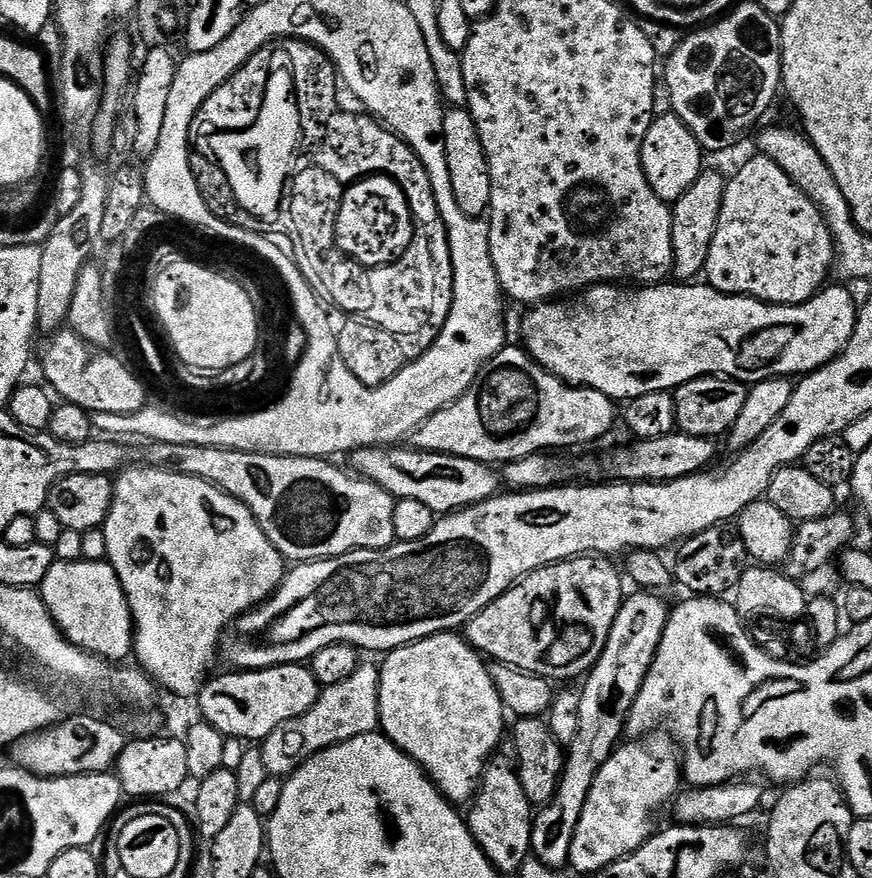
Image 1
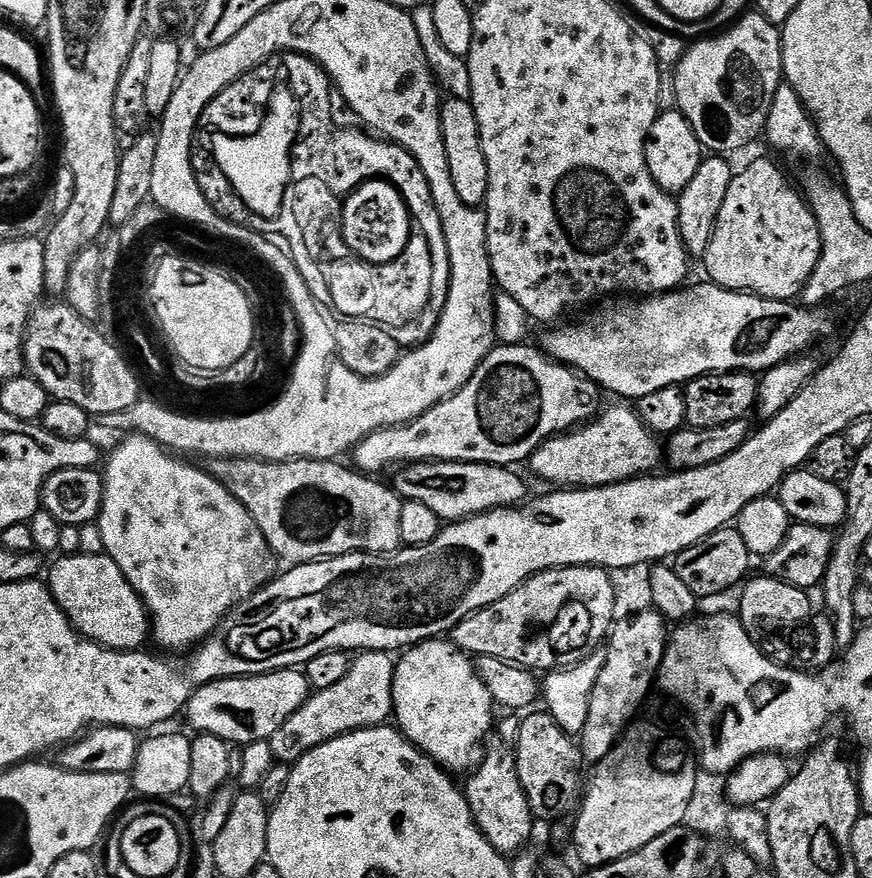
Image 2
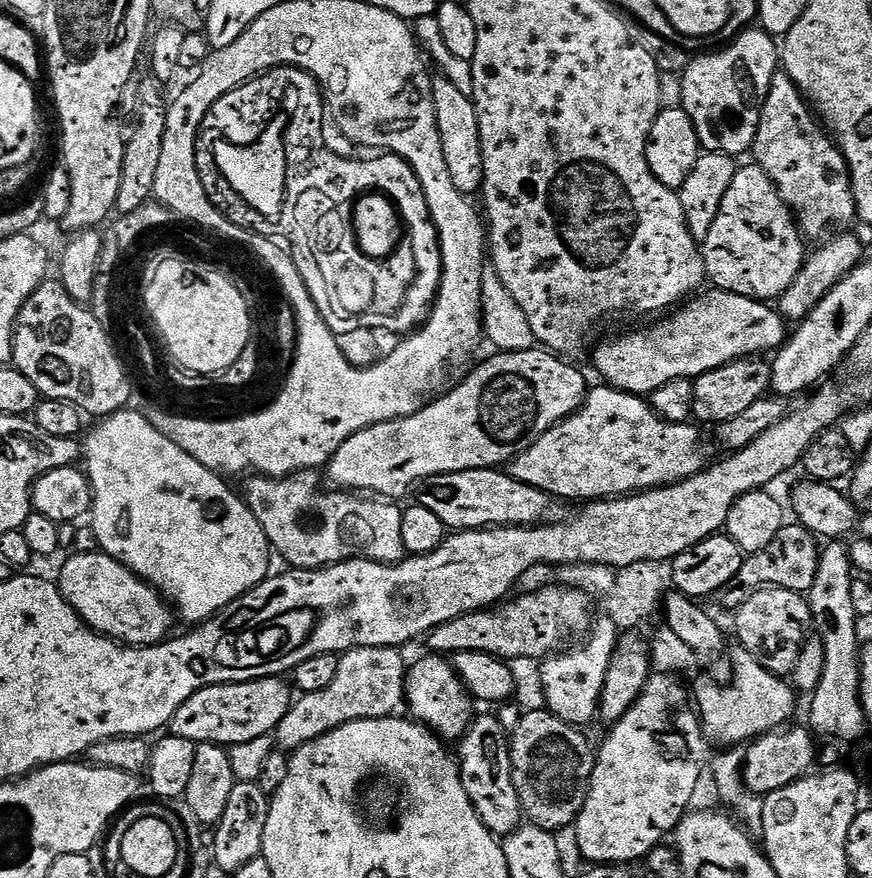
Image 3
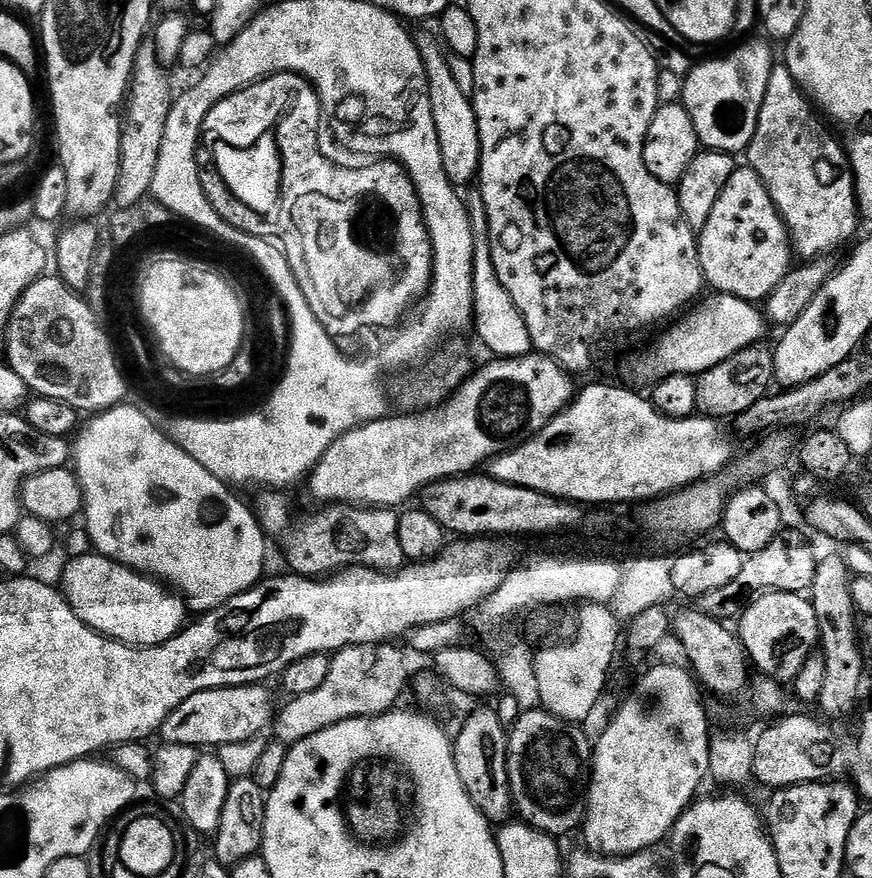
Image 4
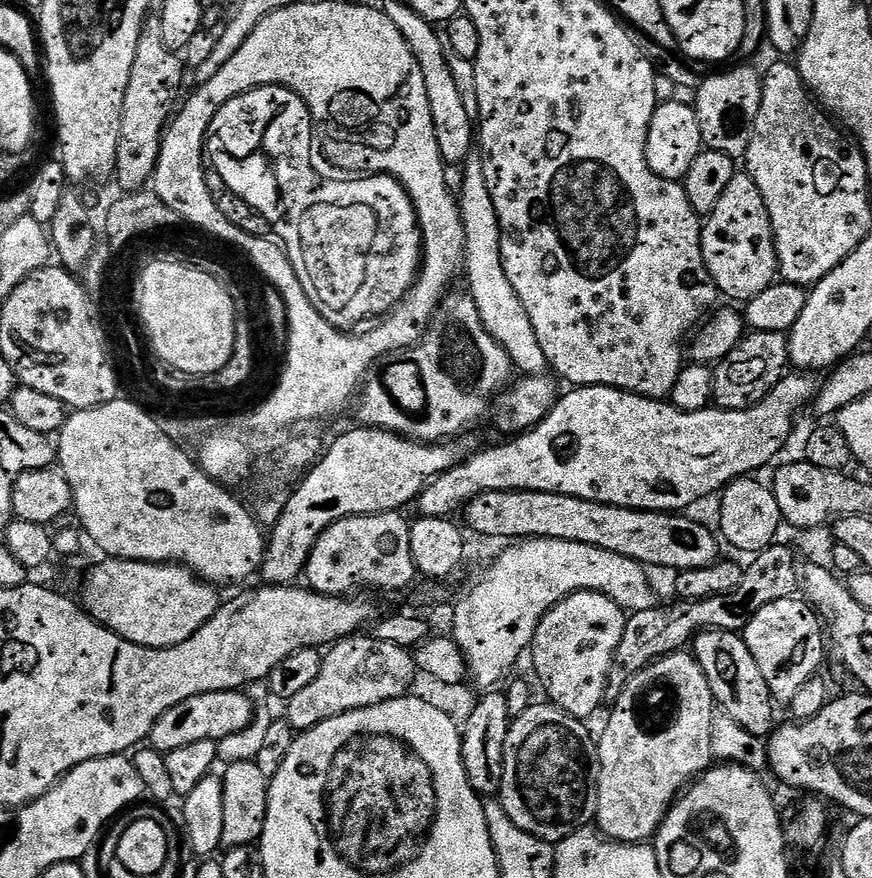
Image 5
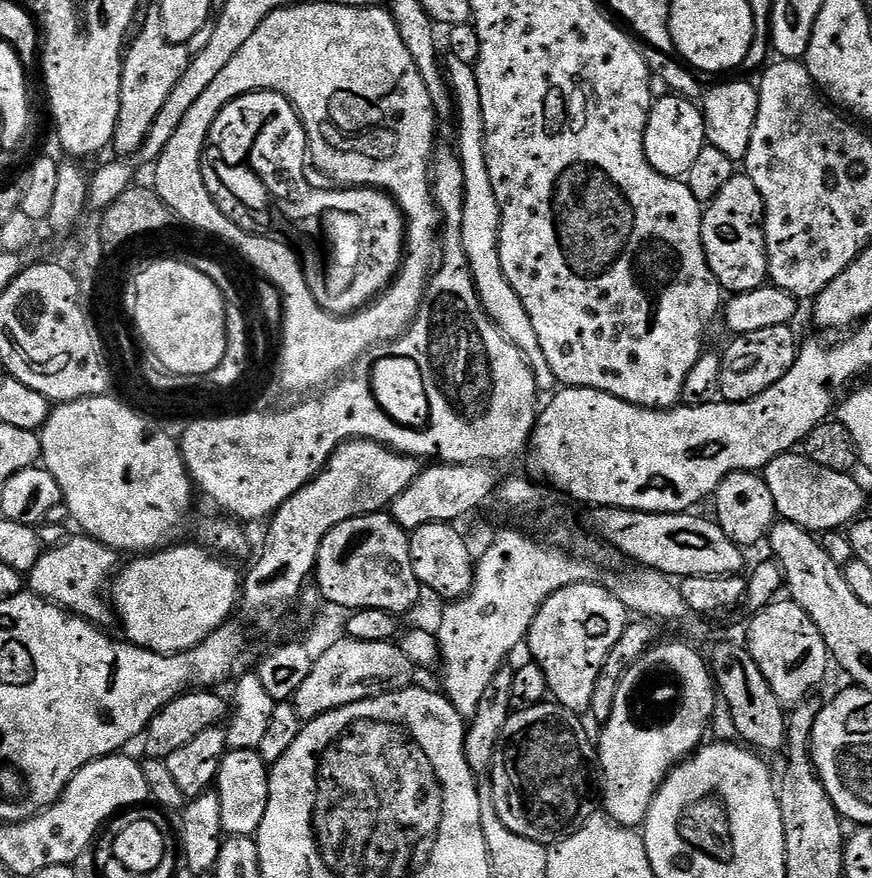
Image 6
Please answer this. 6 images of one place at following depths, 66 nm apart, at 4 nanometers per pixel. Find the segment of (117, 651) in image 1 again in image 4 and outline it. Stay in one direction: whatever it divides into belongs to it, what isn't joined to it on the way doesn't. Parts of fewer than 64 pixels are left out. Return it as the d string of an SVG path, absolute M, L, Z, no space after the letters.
M99 554L73 556L67 562L69 564L64 568L64 585L62 585L64 598L74 610L74 614L78 614L82 622L86 622L86 626L101 632L103 636L128 644L131 648L153 648L170 642L186 627L190 608L185 597L172 590L167 592L163 588L165 585L159 579L137 572L135 568L128 568L125 564L119 564L117 560L111 560L109 556Z

